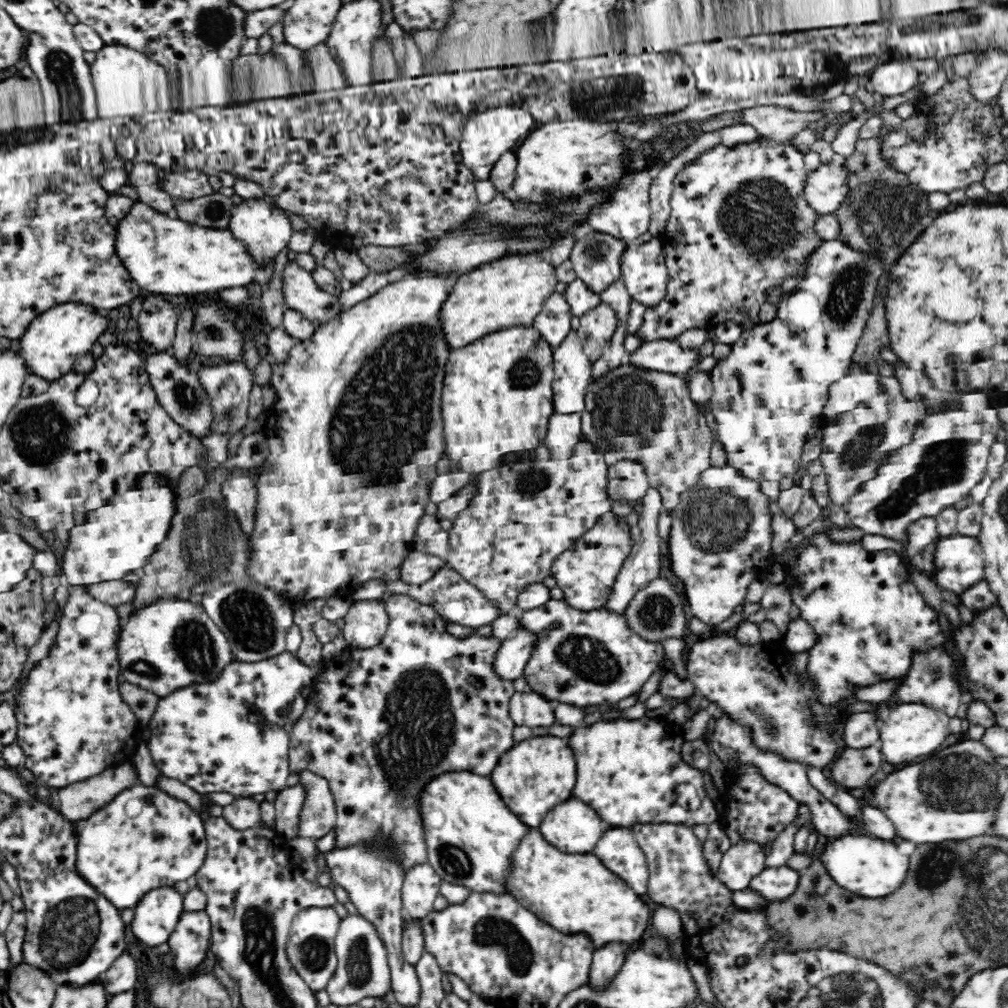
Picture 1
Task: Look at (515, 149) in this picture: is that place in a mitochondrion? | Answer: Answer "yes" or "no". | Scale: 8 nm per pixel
no

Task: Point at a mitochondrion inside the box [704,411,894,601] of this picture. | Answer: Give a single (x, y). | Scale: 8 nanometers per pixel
(858, 452)

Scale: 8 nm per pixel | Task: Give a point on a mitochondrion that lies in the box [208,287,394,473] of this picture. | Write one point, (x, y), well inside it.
(230, 412)

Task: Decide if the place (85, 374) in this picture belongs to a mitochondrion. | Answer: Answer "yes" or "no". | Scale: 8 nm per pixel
no

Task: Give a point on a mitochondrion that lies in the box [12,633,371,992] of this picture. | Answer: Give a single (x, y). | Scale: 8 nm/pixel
(71, 929)

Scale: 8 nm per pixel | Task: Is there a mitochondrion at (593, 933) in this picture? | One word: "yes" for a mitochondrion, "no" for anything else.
no

